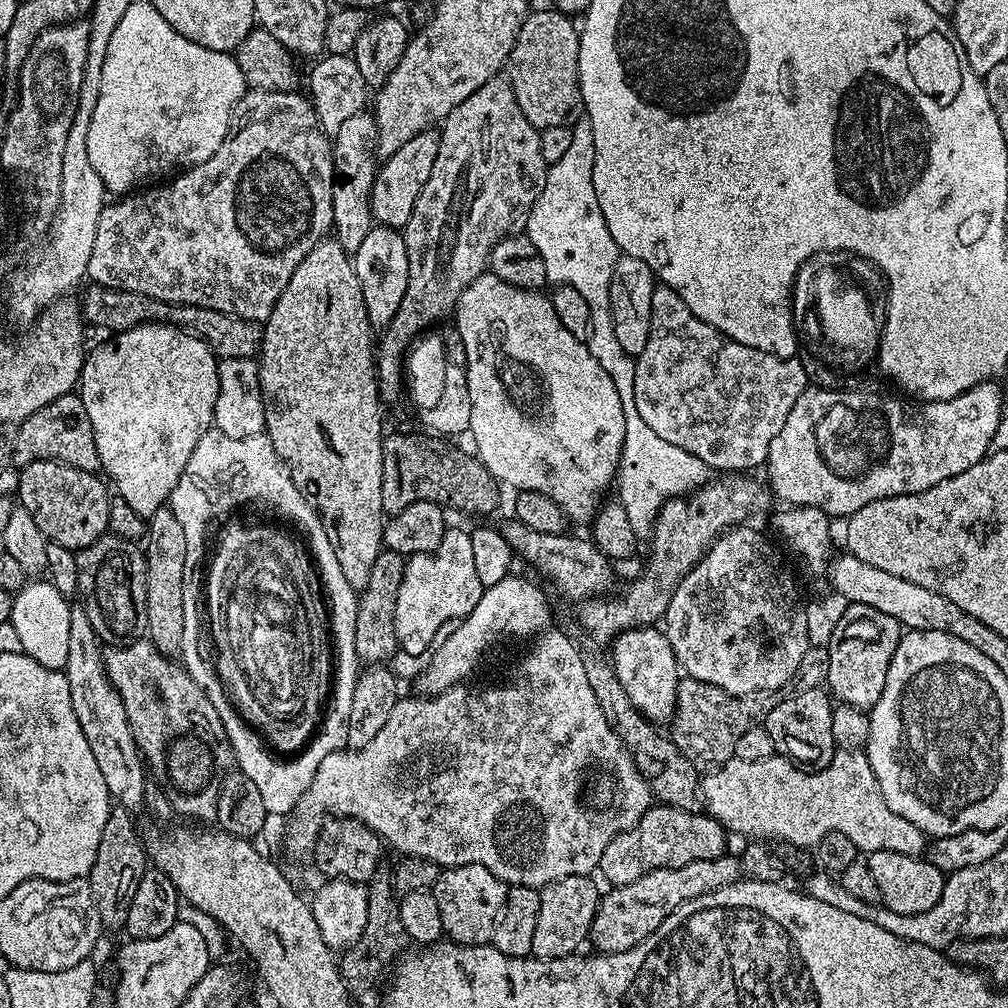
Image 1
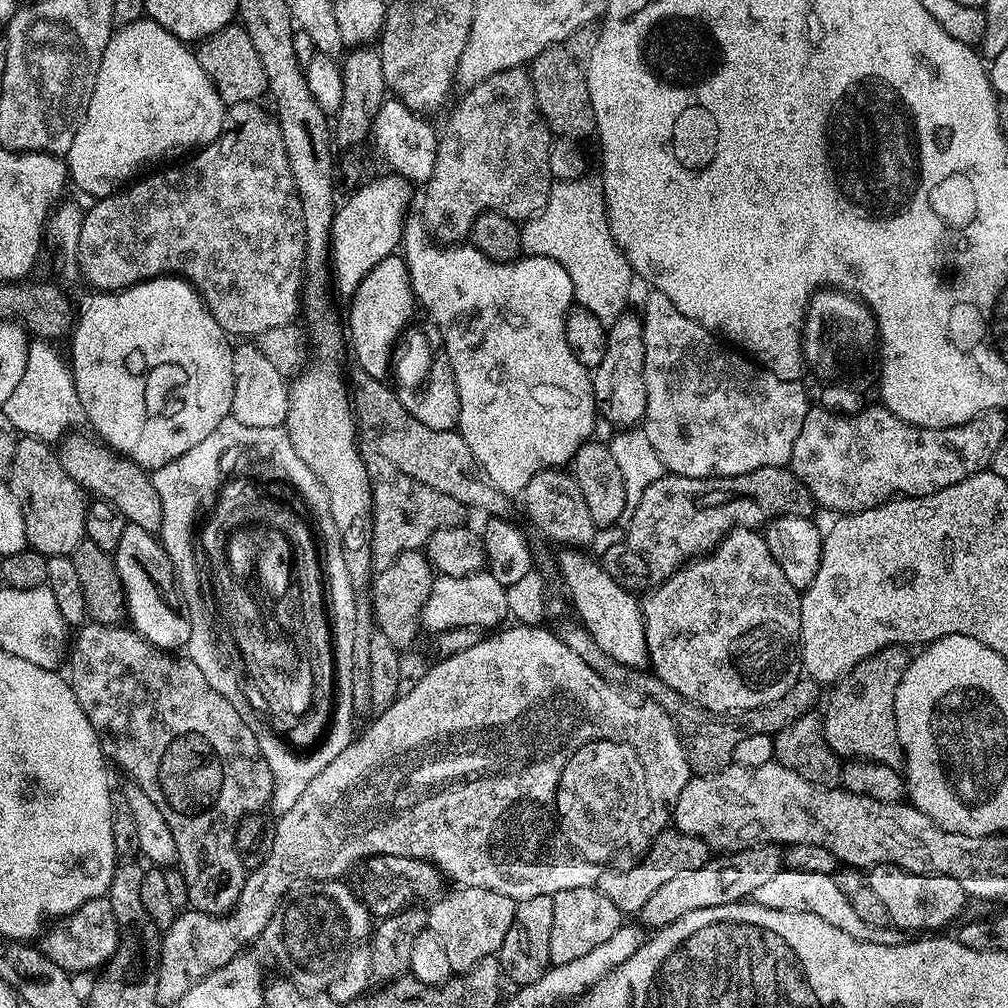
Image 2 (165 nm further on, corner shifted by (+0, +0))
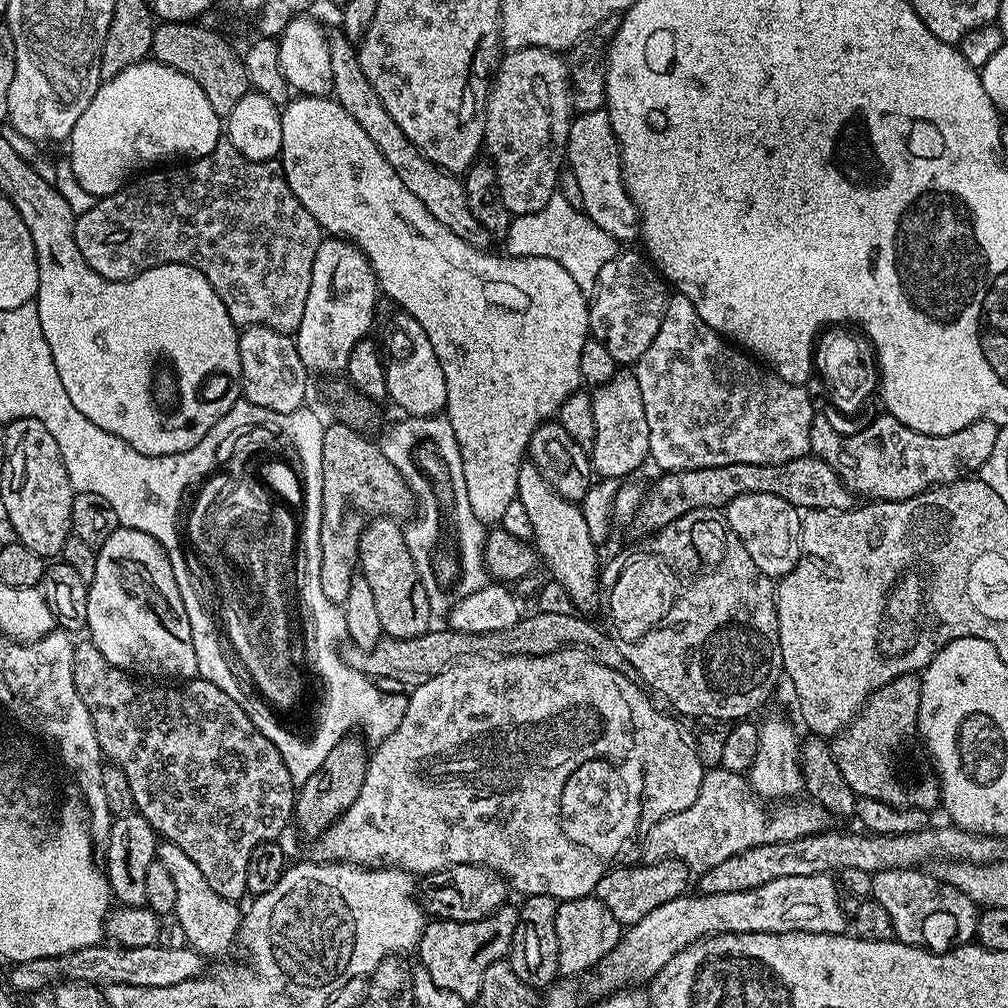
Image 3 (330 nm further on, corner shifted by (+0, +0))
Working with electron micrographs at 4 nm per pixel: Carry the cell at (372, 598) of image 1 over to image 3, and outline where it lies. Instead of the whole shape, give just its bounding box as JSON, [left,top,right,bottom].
[358,514,433,638]

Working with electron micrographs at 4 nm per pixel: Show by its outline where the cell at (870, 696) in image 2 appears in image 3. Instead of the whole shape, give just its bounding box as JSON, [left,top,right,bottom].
[831,674,940,810]

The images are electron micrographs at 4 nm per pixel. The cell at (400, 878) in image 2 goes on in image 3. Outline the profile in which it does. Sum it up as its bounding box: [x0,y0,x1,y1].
[422,864,510,922]

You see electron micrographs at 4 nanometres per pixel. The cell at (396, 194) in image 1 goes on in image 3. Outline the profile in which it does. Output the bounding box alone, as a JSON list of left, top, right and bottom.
[294,239,376,373]

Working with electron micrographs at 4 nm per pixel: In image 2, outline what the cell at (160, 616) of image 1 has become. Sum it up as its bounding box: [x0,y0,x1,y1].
[57,433,162,534]

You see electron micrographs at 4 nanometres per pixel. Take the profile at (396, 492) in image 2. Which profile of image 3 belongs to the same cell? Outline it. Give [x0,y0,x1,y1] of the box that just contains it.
[322,422,410,605]

